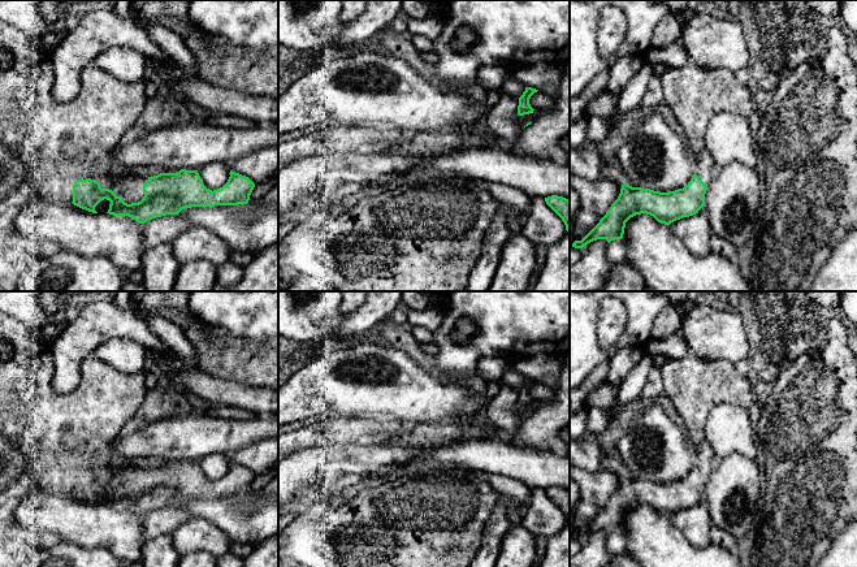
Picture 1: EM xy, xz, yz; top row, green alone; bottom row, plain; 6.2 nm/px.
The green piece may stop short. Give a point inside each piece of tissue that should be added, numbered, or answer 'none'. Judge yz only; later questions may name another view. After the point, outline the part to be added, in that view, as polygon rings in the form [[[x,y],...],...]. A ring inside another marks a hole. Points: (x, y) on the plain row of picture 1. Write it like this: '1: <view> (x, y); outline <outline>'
1: yz (695, 386); outline [[[694,354],[668,359],[661,367],[665,395],[681,416],[693,449],[694,463],[709,475],[719,460],[705,434],[710,411],[720,403],[748,408],[753,388],[741,365],[727,359],[702,360]]]

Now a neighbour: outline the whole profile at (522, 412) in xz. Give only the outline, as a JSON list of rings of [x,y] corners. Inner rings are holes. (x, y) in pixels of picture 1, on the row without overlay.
[[[549,399],[549,401],[534,401],[532,404],[524,406],[524,407],[516,406],[515,412],[521,420],[524,420],[524,417],[528,414],[533,414],[540,406],[542,406],[542,404],[550,402],[550,401],[551,399]]]

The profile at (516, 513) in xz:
[[[508,503],[507,505],[508,508],[508,518],[514,524],[520,524],[521,519],[524,518],[528,505],[525,506],[518,506],[515,503]]]

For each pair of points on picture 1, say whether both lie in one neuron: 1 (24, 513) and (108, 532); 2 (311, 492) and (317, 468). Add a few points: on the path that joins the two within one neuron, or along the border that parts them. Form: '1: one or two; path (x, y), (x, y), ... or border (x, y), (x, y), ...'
1: one; path (44, 513), (60, 513), (87, 526)
2: two; border (342, 477), (304, 487), (291, 500)

